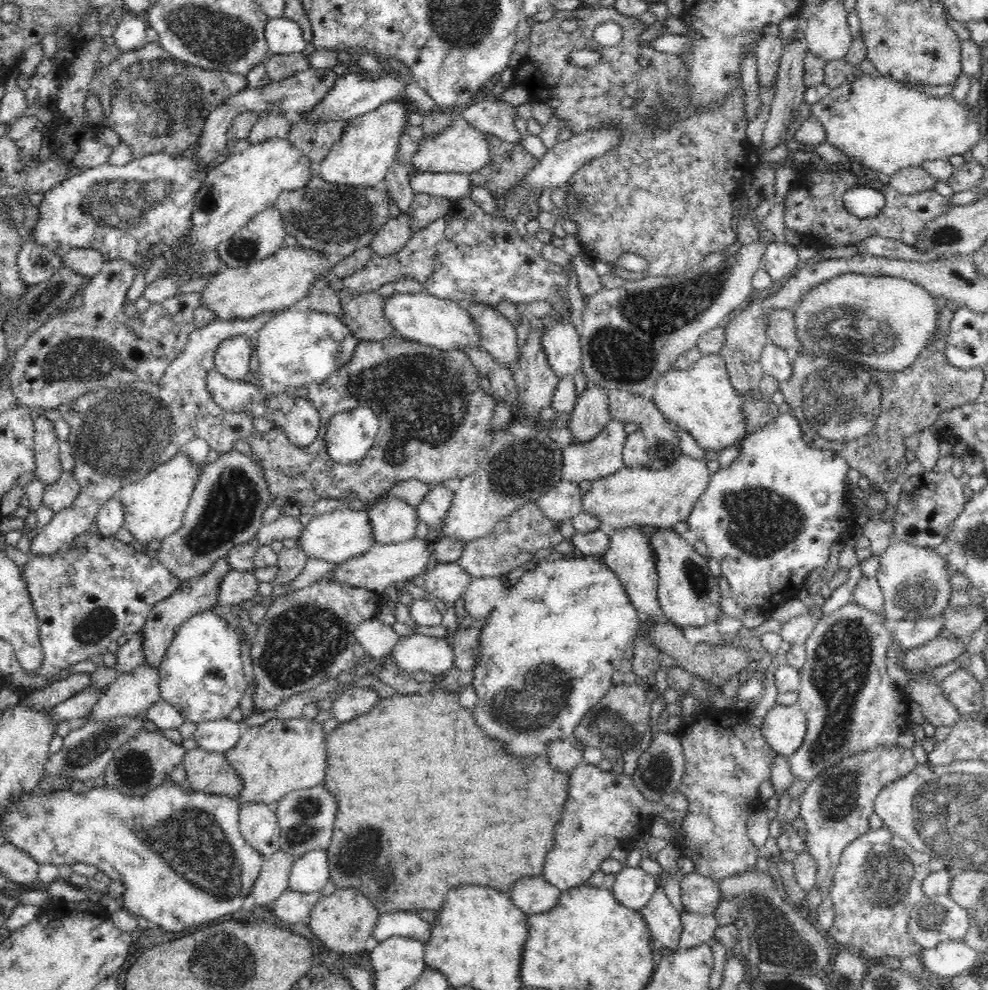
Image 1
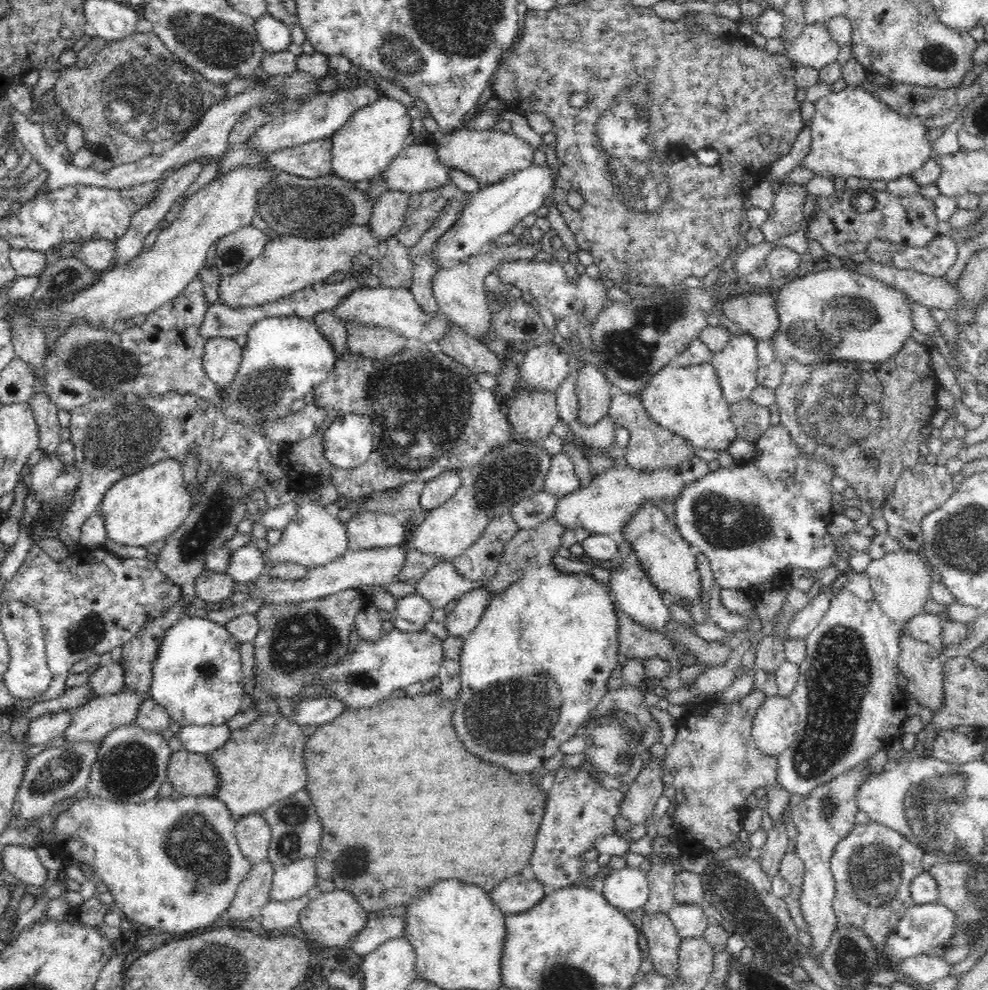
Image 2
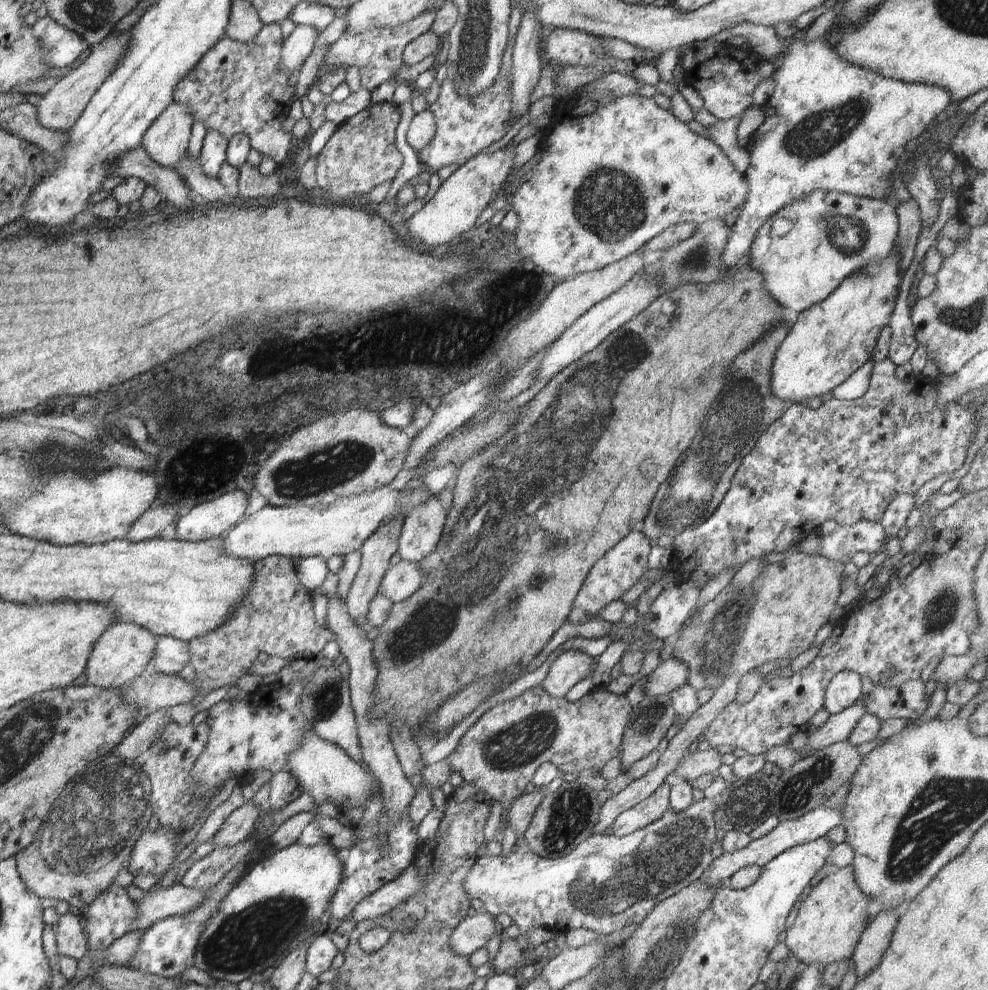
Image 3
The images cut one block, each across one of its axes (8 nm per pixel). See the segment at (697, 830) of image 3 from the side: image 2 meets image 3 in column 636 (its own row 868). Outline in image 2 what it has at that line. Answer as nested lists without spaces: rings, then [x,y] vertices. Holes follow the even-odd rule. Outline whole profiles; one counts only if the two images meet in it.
[[[877,822],[855,824],[849,832],[838,842],[830,862],[837,890],[833,901],[836,929],[858,927],[881,956],[888,933],[904,912],[915,906],[909,888],[912,880],[925,872],[922,867],[925,852],[893,828]]]

